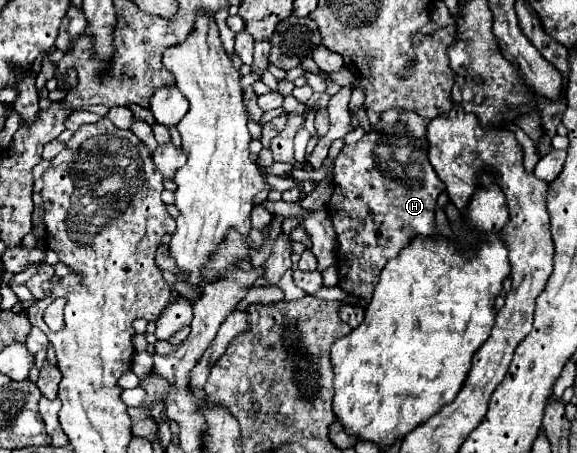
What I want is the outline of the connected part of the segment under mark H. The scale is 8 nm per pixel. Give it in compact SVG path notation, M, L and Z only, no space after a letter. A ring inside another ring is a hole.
M389 110L381 116L383 132L371 132L359 142L343 146L335 160L333 176L333 196L329 200L329 216L333 218L333 228L337 232L337 268L339 268L339 286L353 296L361 296L361 306L367 306L373 294L373 288L379 280L379 272L385 262L399 254L403 246L417 234L435 236L435 204L437 196L443 192L445 184L437 178L433 166L427 160L427 138L425 126L427 120L419 118L413 112Z

